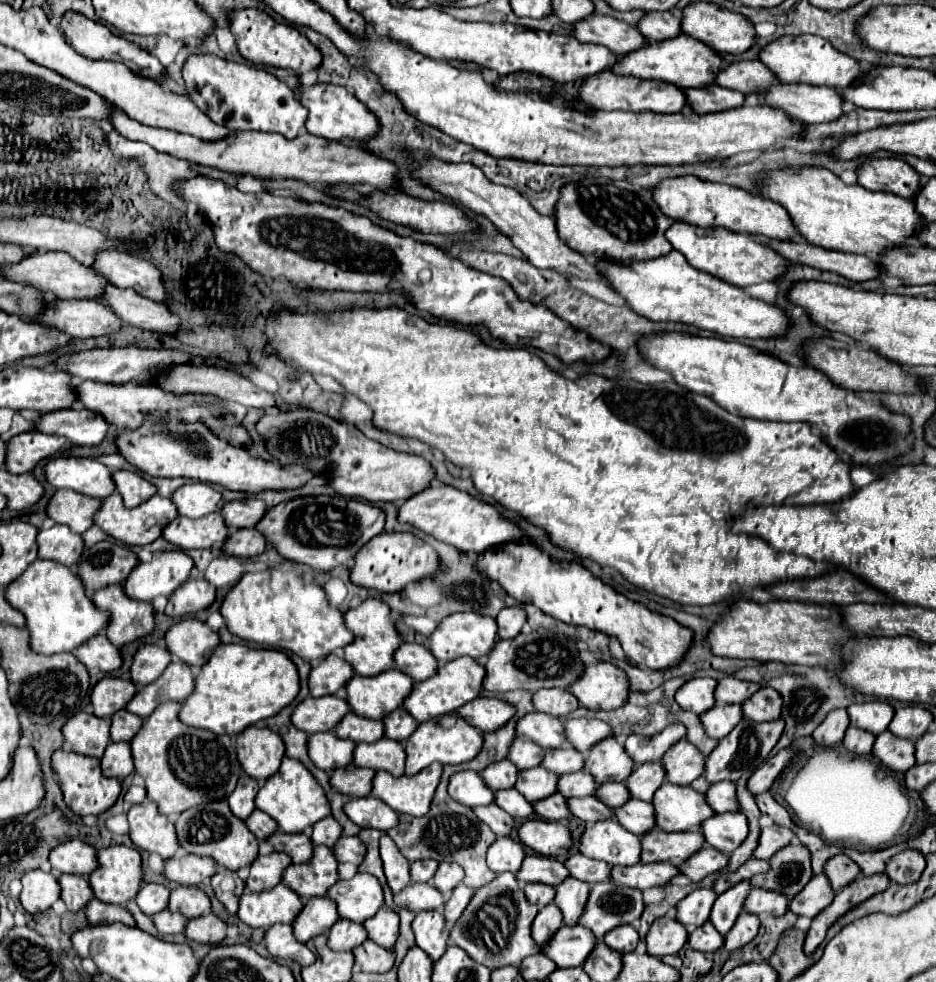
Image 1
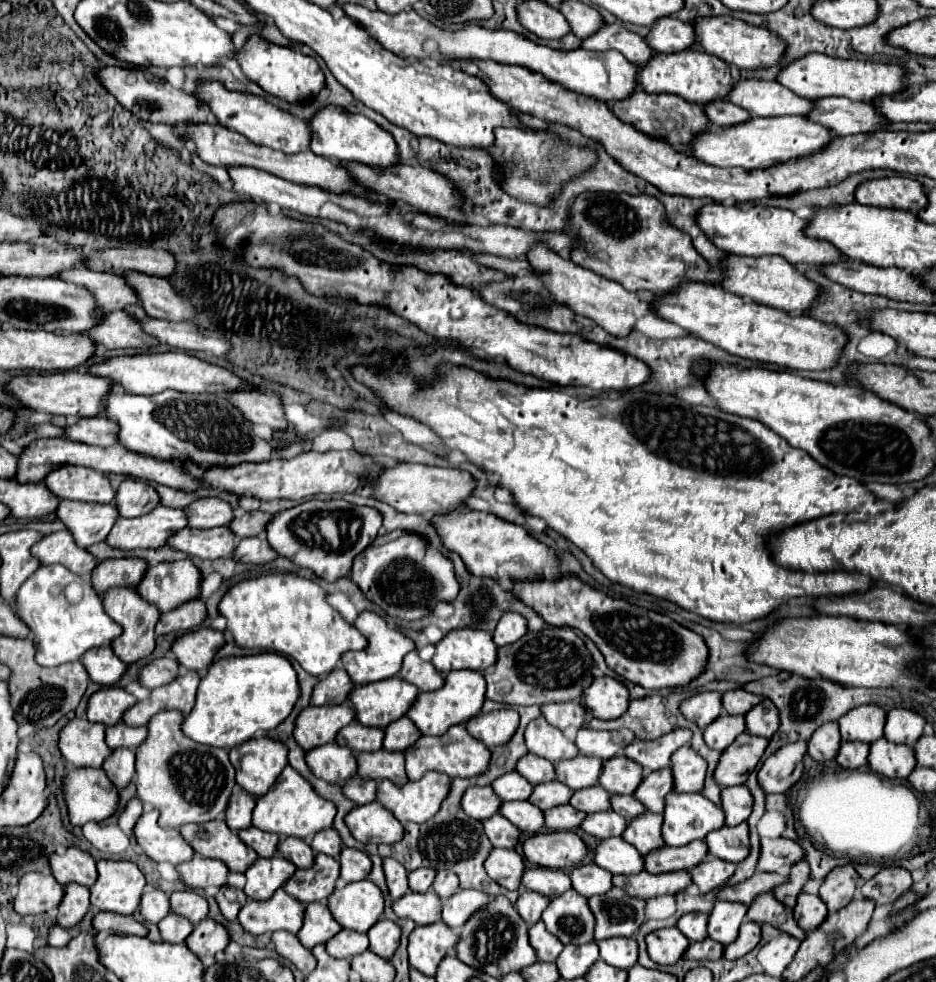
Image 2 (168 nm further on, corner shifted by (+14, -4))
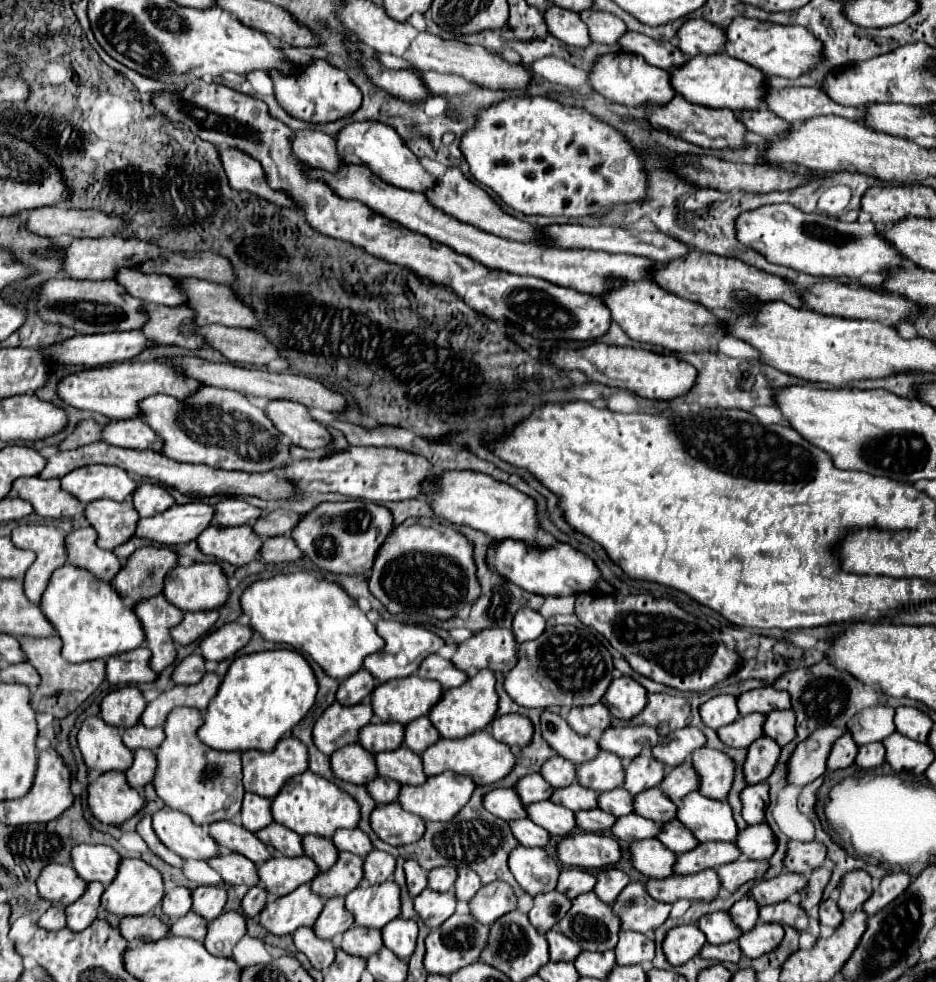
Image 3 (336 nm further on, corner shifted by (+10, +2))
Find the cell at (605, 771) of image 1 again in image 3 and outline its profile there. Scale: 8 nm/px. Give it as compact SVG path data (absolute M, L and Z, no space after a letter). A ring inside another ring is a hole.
M638 755L624 767L624 783L626 791L640 793L642 789L650 789L658 785L664 777L664 765L656 761L652 755Z

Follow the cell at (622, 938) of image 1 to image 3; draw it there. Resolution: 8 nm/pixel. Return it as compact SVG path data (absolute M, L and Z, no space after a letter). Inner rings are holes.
M620 931L618 943L614 947L618 965L636 965L654 959L654 941L646 939L642 933Z

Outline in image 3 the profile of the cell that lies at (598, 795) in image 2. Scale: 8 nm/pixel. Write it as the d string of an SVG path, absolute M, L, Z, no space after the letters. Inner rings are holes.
M622 787L612 789L612 791L602 791L598 795L598 807L616 817L632 813L632 795Z

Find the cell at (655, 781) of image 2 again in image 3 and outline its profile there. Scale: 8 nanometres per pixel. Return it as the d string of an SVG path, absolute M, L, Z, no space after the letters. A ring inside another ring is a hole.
M684 761L682 765L678 765L666 773L666 777L662 779L662 783L658 787L662 793L666 793L666 797L670 797L674 803L678 803L686 793L698 789L698 775L692 769L690 761Z

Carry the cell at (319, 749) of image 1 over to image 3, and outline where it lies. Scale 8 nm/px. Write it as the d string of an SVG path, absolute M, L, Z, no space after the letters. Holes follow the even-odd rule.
M352 743L338 749L334 755L330 755L330 765L334 775L348 783L366 785L376 777L374 755L366 751L360 743Z

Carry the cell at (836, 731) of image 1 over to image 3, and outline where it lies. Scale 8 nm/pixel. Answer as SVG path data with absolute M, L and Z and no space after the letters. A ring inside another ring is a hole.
M844 733L840 735L832 749L830 749L830 755L828 755L828 767L830 769L844 769L848 765L854 763L856 759L856 753L858 753L858 745L854 743L854 739L850 737L850 733Z

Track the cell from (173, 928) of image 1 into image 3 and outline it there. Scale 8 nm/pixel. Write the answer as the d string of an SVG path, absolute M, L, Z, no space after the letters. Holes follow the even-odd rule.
M188 911L184 917L180 917L172 923L170 933L178 935L178 937L190 937L190 939L202 941L206 935L206 925L208 925L206 919L198 917L194 911Z

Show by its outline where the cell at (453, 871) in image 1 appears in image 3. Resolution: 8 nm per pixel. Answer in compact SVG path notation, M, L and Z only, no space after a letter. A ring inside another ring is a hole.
M460 867L458 869L458 875L456 875L456 883L454 883L454 893L456 893L456 899L460 901L468 901L476 891L478 887L482 887L478 875L466 867Z

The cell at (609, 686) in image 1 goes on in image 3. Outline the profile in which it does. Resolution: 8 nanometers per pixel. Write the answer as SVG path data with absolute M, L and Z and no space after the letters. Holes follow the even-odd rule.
M618 677L612 679L608 691L602 697L608 711L618 719L632 719L636 717L646 705L646 689L636 683L632 677Z

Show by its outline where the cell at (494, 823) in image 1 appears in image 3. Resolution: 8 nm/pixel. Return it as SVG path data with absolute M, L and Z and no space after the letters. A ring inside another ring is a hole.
M528 819L508 821L508 825L510 825L510 831L516 837L516 841L524 847L544 847L548 843L546 829L530 823Z

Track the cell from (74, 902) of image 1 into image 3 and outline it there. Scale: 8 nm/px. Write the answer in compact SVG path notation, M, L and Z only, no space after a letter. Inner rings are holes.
M88 883L84 895L78 901L74 901L72 905L66 907L68 927L72 931L82 931L96 919L96 913L98 913L98 907L100 907L102 889L104 889L102 883Z

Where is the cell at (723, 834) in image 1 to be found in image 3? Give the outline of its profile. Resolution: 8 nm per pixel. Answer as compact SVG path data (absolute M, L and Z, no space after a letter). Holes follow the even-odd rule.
M766 823L748 825L746 829L738 831L734 843L742 851L742 857L746 859L768 859L776 849L774 833Z

